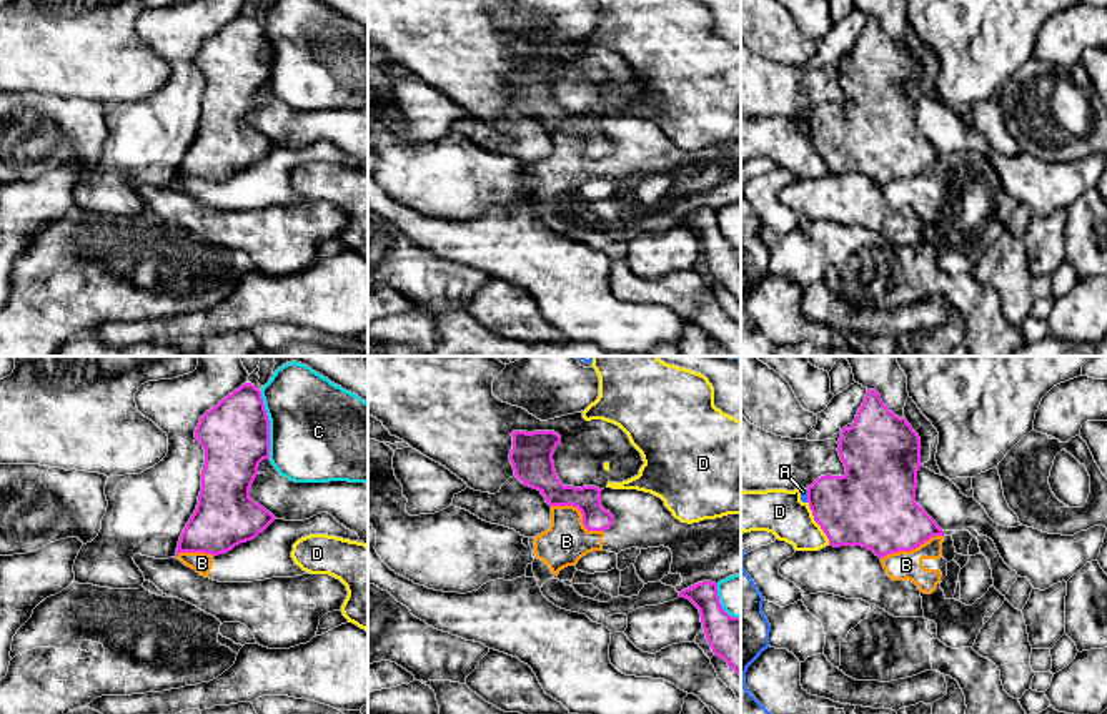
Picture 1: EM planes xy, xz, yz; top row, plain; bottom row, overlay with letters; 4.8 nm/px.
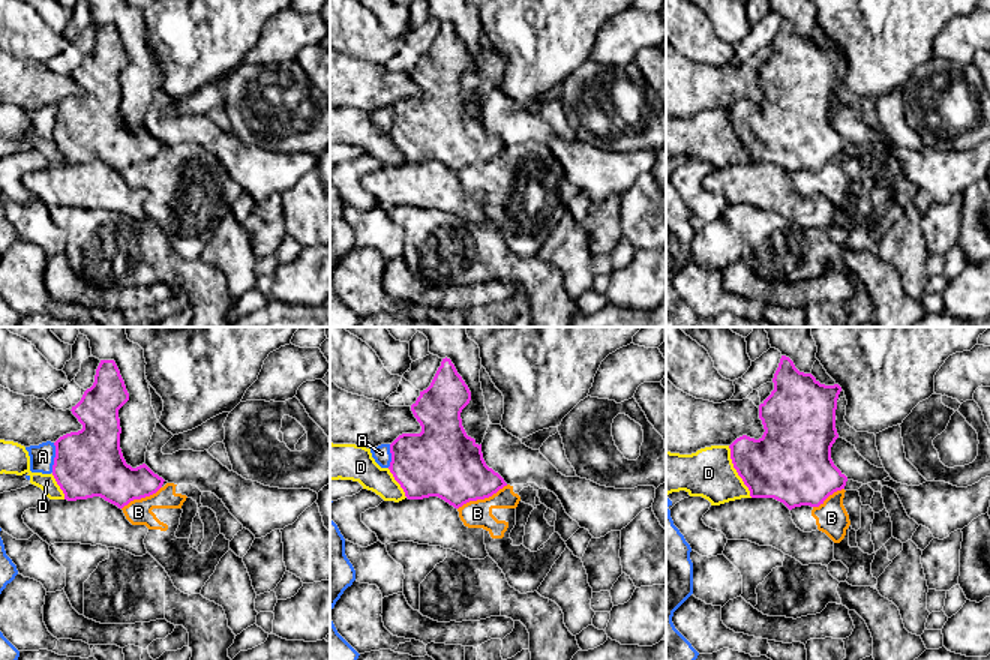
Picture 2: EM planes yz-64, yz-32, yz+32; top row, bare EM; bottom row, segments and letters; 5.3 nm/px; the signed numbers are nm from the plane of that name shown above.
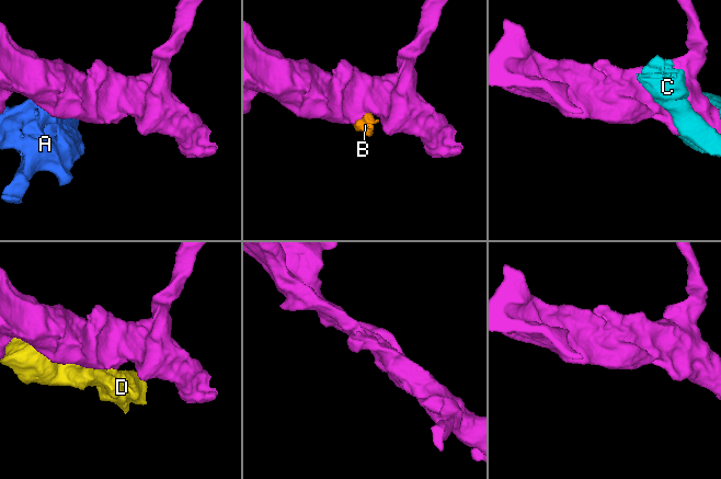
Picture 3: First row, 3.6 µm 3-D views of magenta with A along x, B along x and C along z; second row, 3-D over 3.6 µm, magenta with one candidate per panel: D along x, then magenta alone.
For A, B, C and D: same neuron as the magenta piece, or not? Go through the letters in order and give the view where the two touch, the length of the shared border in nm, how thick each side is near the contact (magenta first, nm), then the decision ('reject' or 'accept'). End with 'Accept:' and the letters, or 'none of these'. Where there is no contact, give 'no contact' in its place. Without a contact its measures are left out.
A: yz | 60 nm | 360/30 nm | reject
B: xz | 280 nm | 130/220 nm | reject
C: xy | 320 nm | 340/480 nm | reject
D: yz | 240 nm | 380/220 nm | reject
Accept: none of these

